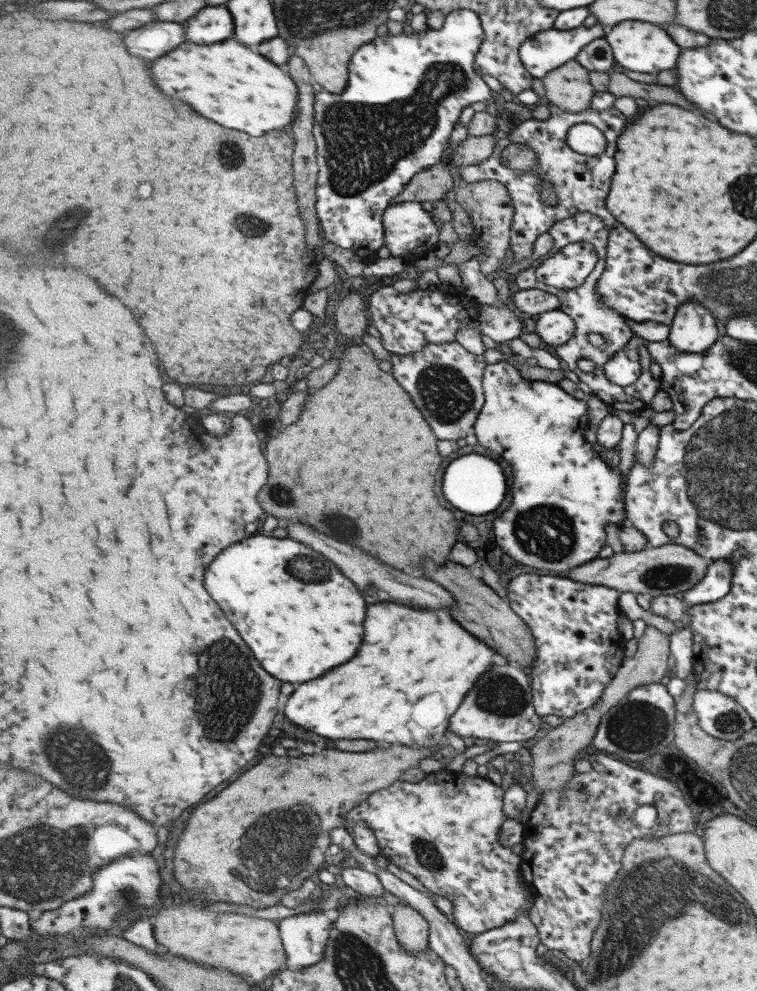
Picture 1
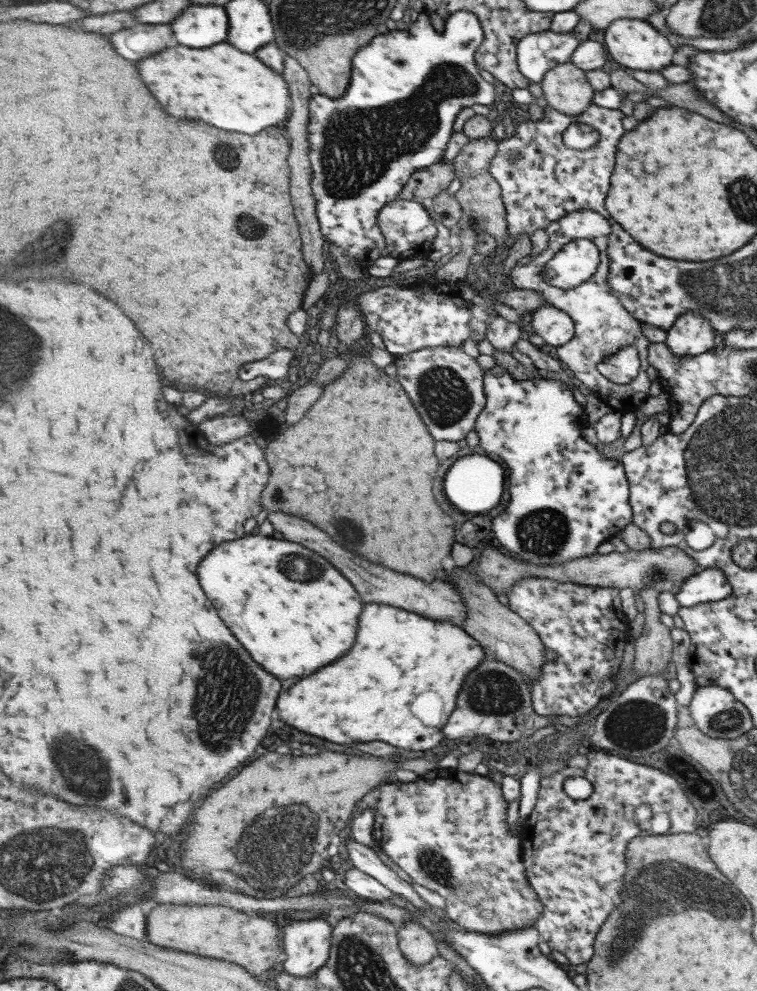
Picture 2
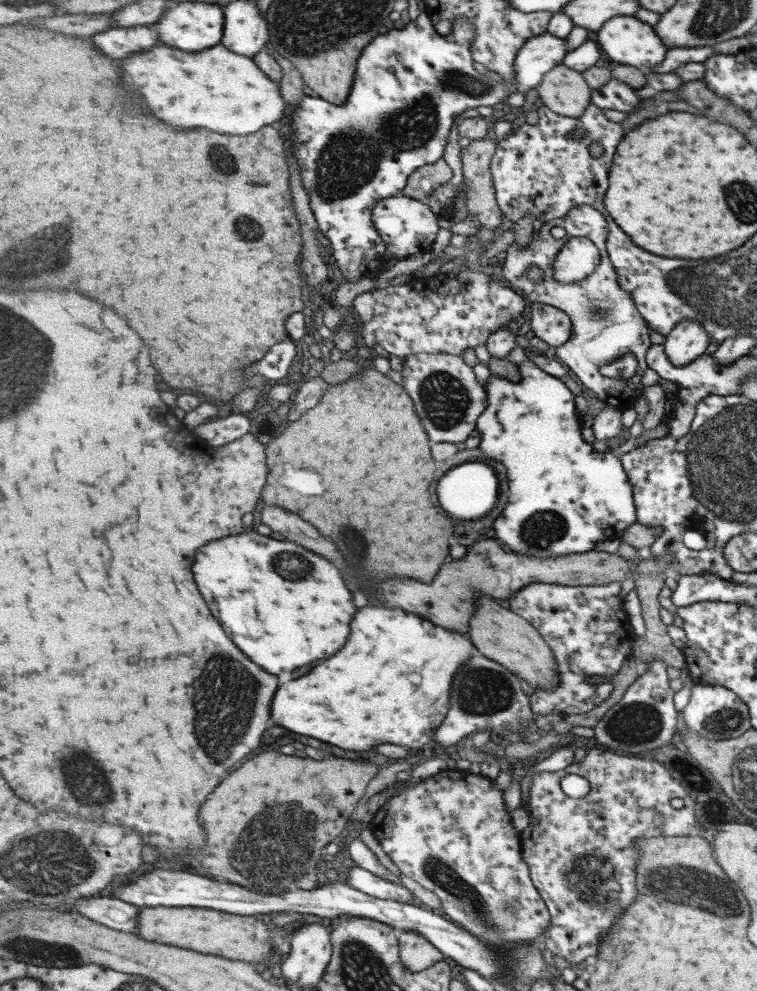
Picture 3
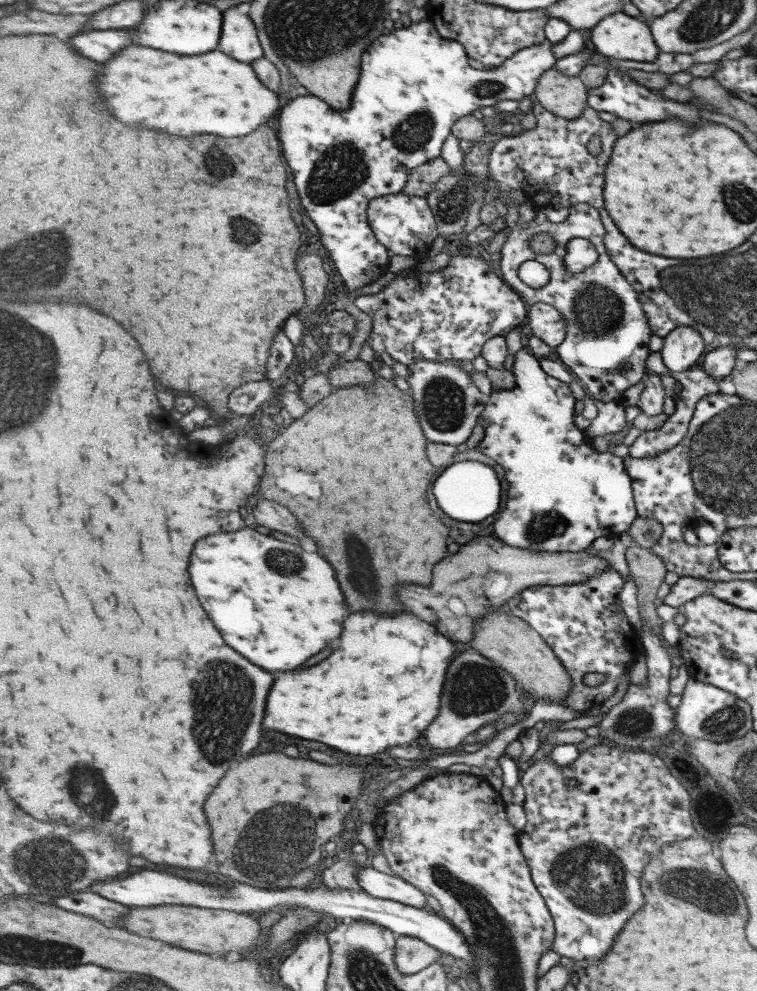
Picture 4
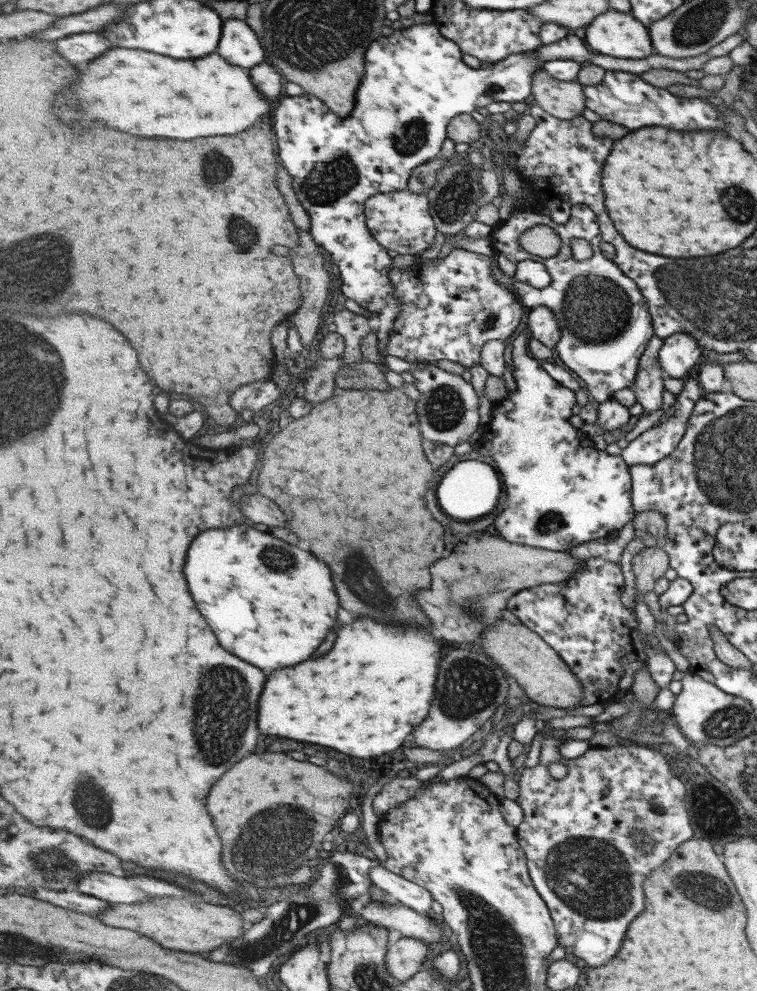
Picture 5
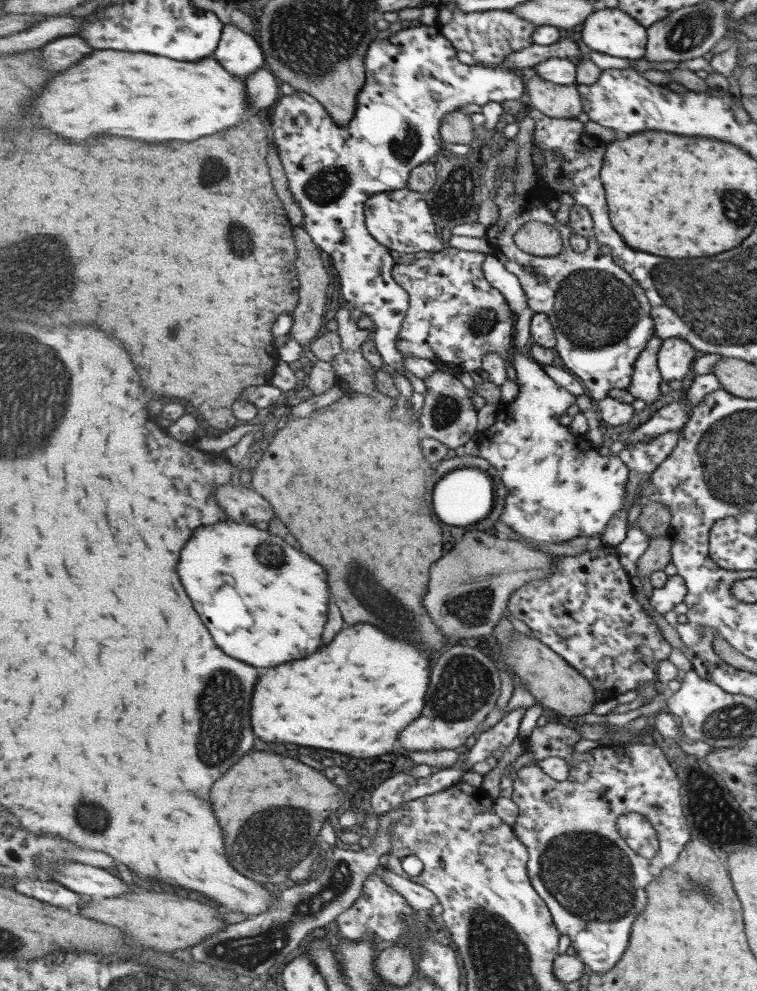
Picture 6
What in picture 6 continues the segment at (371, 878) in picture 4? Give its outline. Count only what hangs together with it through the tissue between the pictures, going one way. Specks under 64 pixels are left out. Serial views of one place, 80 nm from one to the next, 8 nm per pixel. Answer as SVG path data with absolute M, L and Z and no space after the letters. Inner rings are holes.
M388 868L381 874L381 877L383 877L385 883L403 894L415 911L425 910L429 912L430 908L433 908L435 904L439 904L439 897L431 889L404 878Z

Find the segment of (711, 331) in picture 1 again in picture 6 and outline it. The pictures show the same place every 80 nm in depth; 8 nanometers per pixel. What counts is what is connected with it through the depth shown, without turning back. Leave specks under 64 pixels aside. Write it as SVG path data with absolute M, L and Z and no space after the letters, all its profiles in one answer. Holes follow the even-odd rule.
M682 338L664 339L656 354L656 366L662 381L683 381L694 364L695 349Z

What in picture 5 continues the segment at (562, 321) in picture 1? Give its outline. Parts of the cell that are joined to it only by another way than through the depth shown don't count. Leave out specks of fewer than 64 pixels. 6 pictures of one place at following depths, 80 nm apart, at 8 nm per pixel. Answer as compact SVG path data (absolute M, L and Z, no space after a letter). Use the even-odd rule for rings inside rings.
M535 307L528 314L528 328L532 338L540 340L549 348L556 348L562 339L562 328L556 314L549 307Z

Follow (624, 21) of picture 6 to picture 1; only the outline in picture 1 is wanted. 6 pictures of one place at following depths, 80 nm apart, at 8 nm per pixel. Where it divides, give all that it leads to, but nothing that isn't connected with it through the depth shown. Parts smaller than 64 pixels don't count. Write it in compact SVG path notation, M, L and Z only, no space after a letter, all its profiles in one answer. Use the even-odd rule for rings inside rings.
M626 21L608 29L606 39L611 43L618 63L633 72L656 75L673 69L678 61L679 47L659 25L640 21Z

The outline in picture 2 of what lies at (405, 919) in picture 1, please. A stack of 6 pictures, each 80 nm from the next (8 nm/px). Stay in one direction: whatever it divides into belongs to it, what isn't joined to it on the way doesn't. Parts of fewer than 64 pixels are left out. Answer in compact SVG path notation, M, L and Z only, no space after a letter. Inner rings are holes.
M411 918L399 925L398 937L400 949L413 964L424 965L440 956L437 938L422 925L421 920Z

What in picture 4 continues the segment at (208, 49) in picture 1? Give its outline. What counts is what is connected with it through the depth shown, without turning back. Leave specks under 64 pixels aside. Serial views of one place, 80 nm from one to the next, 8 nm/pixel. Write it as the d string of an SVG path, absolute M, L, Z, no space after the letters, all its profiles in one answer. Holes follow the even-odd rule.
M131 45L105 64L99 88L101 94L107 98L111 112L117 114L117 118L125 120L127 124L165 130L181 136L217 134L217 136L244 137L255 132L268 120L274 121L282 110L279 93L273 92L259 80L253 66L229 58L229 54L221 50L213 50L213 54L201 54L201 56L177 56L157 48Z

